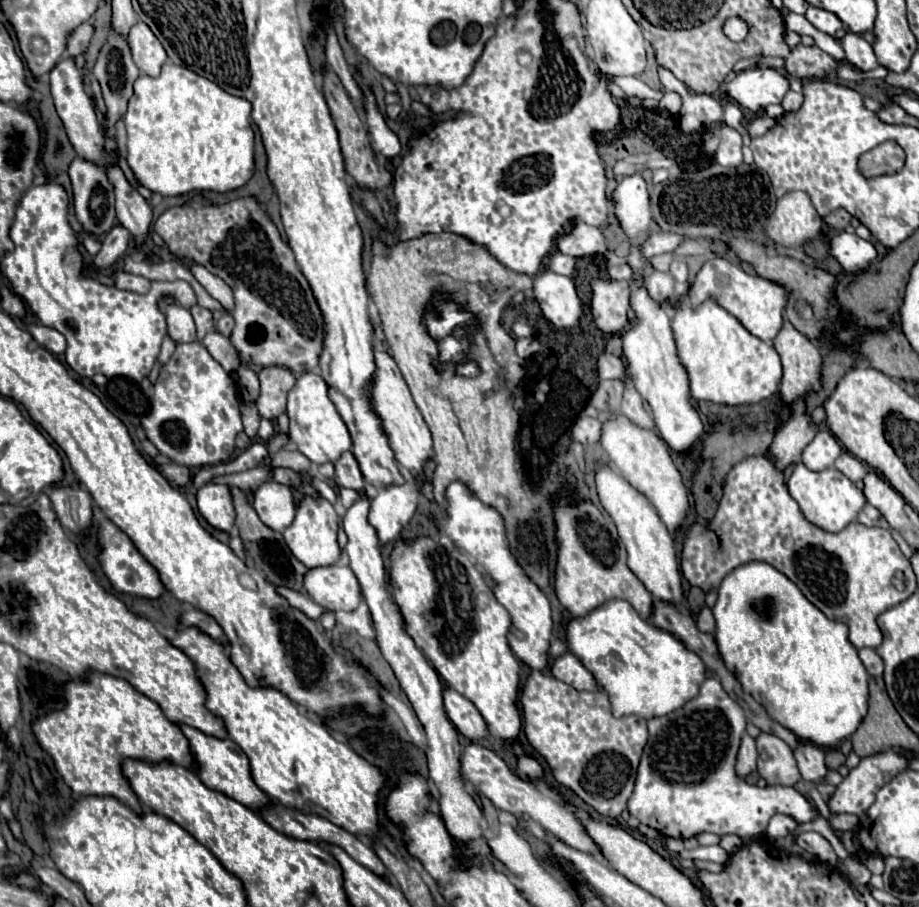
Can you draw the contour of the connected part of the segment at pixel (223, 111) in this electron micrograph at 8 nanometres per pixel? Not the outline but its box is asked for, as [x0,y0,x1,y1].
[124,64,254,196]

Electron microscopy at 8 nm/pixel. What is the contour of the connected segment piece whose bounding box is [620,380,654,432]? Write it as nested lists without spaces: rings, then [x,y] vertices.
[[[624,380],[626,384],[626,392],[622,398],[622,406],[620,406],[620,414],[626,416],[630,422],[634,422],[636,426],[654,432],[654,420],[650,414],[646,414],[646,410],[642,408],[642,398],[636,392],[634,384],[630,380]]]

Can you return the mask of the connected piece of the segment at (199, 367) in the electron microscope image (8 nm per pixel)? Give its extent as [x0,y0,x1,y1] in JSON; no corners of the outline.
[140,344,244,468]

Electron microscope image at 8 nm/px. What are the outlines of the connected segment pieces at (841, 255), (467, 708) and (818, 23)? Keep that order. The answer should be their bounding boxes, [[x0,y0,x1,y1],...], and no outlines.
[[828,232,876,274],[444,688,488,738],[804,6,842,36]]

